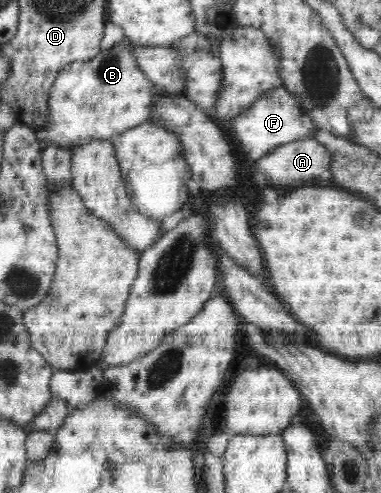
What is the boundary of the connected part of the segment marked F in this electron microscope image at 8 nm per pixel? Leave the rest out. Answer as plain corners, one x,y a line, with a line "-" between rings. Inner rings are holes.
284,86
274,87
264,93
246,111
234,117
230,125
236,134
234,139
238,139
238,147
240,151
244,151
248,161
256,161
276,147
311,138
318,131
309,113
300,106
300,100

